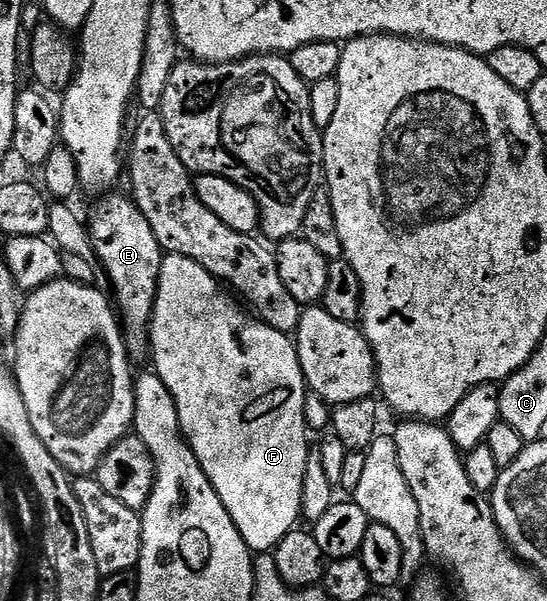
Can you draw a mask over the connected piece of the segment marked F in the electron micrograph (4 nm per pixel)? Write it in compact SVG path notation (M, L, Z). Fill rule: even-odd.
M164 255L155 309L151 319L150 355L153 360L155 356L154 375L159 376L161 382L165 382L169 394L173 394L175 405L179 411L179 425L183 428L184 437L187 443L191 445L201 470L205 470L205 478L209 478L213 490L217 490L225 510L229 510L229 514L248 548L251 549L252 553L263 554L268 551L267 524L287 524L283 526L291 526L294 525L291 523L295 519L298 521L301 516L301 494L303 493L307 453L309 451L309 445L307 445L307 396L309 397L309 389L301 370L299 350L293 343L292 337L288 333L273 330L254 315L251 315L252 317L246 316L242 307L244 308L244 305L220 281L211 276L209 270L205 270L197 262L193 262L193 258Z

